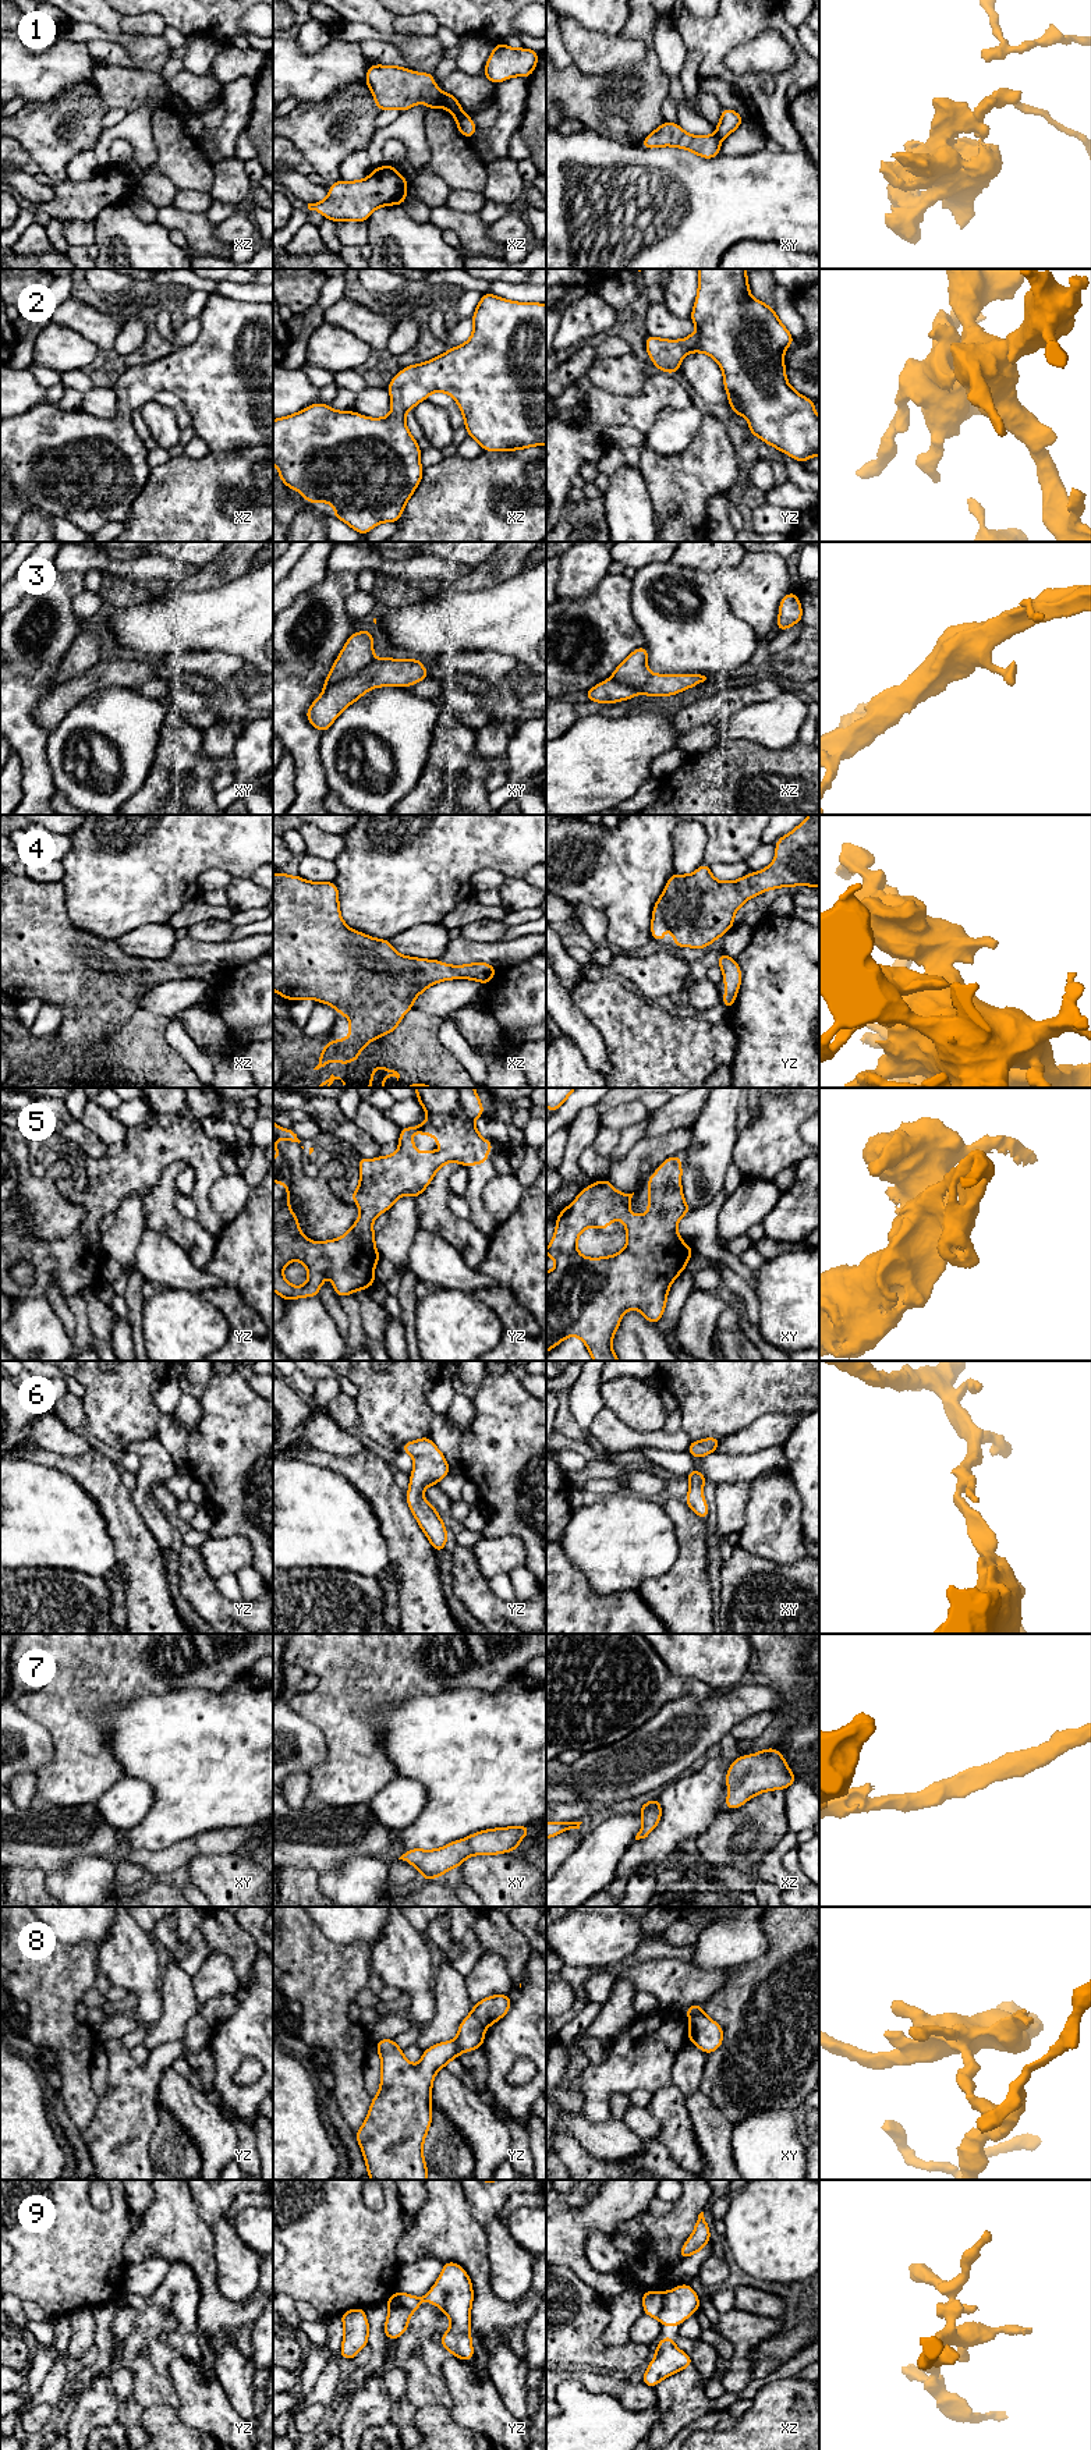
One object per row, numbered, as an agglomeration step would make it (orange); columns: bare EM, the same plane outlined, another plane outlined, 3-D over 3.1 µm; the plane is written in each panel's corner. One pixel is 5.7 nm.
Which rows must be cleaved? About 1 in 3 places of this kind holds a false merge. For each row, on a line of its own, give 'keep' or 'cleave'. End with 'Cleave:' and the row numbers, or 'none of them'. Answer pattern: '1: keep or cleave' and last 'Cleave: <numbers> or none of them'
1: cleave
2: keep
3: keep
4: keep
5: keep
6: keep
7: keep
8: cleave
9: cleave
Cleave: 1, 8, 9

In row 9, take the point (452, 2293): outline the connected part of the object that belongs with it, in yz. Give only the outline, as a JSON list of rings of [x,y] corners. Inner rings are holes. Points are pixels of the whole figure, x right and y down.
[[[457,2262],[443,2263],[435,2286],[422,2297],[396,2291],[392,2305],[401,2305],[410,2312],[419,2309],[421,2301],[439,2307],[450,2319],[450,2329],[442,2334],[440,2344],[463,2361],[474,2359],[471,2341],[472,2283]]]

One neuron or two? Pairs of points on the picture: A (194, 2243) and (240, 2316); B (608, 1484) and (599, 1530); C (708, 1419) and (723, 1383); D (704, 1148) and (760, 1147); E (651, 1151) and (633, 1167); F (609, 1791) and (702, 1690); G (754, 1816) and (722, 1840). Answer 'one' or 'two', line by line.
A: one
B: two
C: one
D: two
E: one
F: two
G: one

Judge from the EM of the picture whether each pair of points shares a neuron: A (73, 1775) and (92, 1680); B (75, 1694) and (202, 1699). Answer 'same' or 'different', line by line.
A: same
B: different

